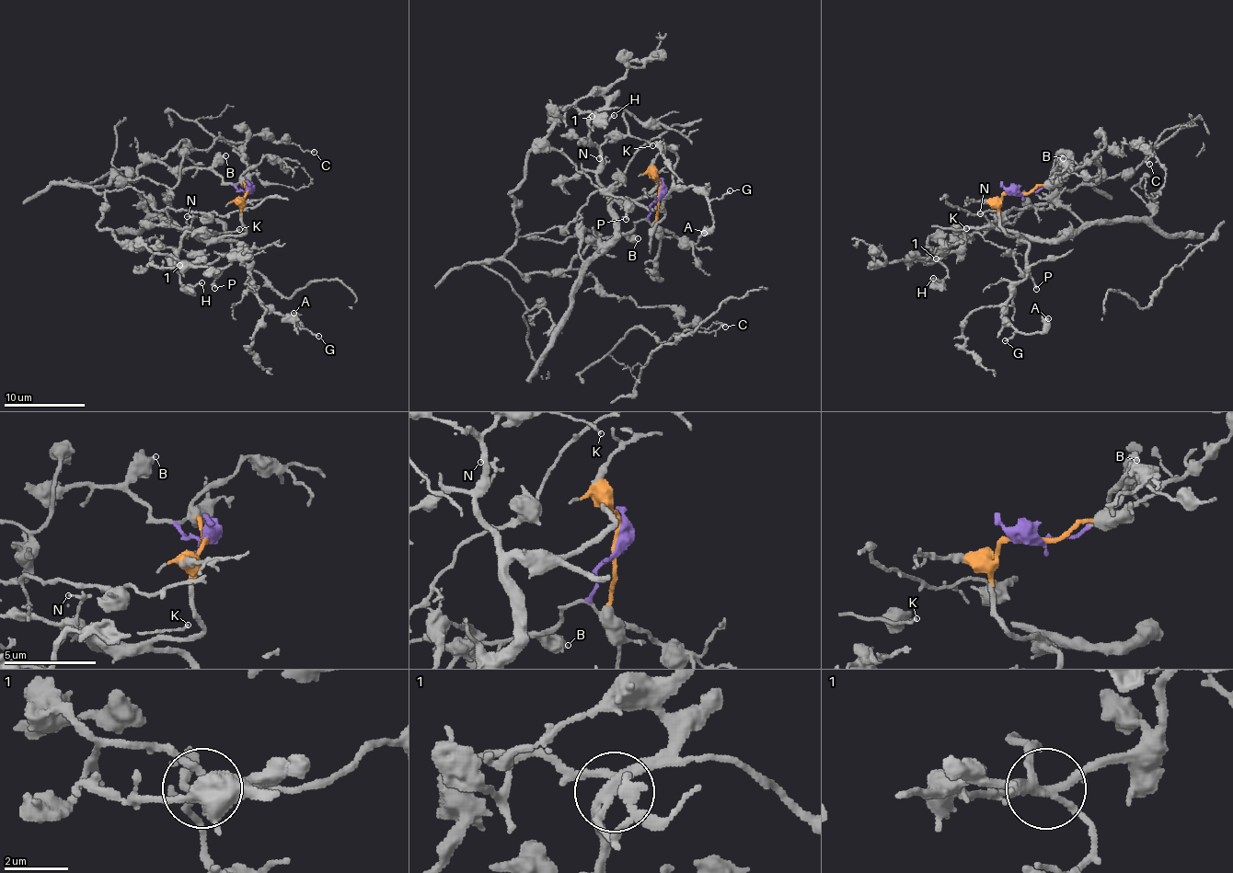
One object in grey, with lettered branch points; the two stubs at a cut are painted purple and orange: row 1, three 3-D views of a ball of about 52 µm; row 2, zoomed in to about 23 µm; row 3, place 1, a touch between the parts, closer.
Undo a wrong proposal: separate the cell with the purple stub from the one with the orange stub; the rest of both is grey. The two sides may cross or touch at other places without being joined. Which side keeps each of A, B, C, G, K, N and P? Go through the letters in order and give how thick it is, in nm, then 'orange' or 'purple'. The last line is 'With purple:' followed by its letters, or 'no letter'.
A: calibre 650 nm; orange
B: calibre 550 nm; purple
C: calibre 120 nm; purple
G: calibre 110 nm; orange
K: calibre 140 nm; orange
N: calibre 140 nm; orange
P: calibre 140 nm; purple
With purple: B, C, P

